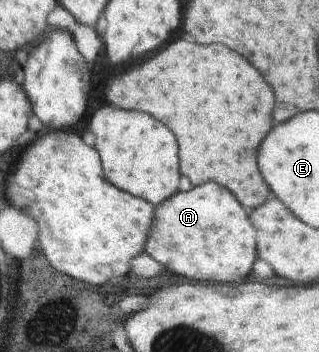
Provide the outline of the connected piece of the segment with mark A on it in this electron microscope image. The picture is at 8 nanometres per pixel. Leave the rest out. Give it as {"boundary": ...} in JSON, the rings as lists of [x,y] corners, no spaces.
{"boundary":[[[216,182],[203,183],[185,192],[171,195],[165,202],[157,205],[157,214],[151,228],[149,242],[145,246],[147,253],[154,261],[175,274],[187,276],[191,280],[207,280],[207,282],[241,282],[249,272],[253,261],[257,258],[256,228],[250,221],[251,211],[246,209],[234,193]]]}

